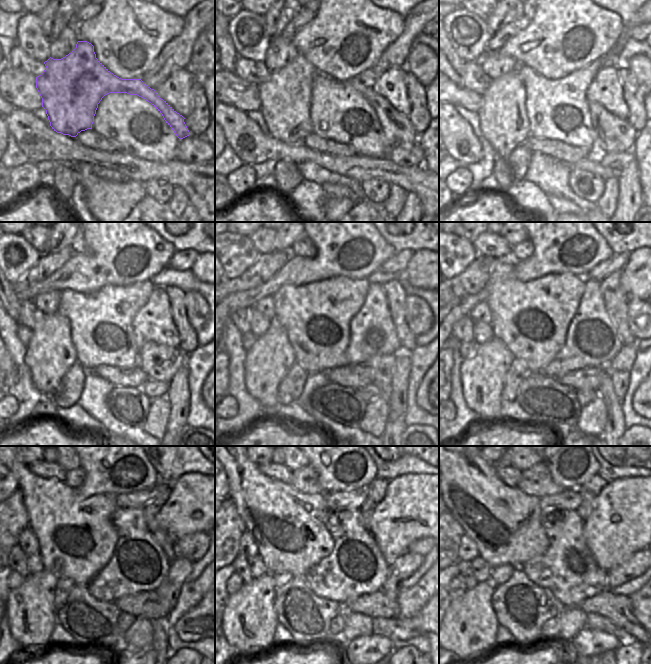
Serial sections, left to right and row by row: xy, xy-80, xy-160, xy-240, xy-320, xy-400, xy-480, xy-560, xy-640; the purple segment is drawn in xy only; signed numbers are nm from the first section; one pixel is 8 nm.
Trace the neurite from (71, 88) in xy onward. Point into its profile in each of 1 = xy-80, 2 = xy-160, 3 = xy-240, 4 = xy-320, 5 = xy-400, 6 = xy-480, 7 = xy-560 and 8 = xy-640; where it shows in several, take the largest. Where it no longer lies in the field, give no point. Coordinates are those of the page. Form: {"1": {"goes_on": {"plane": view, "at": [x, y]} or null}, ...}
{"1": {"goes_on": {"plane": "xy-80", "at": [285, 97]}}, "2": {"goes_on": {"plane": "xy-160", "at": [504, 123]}}, "3": {"goes_on": {"plane": "xy-240", "at": [50, 353]}}, "4": {"goes_on": {"plane": "xy-320", "at": [267, 362]}}, "5": {"goes_on": {"plane": "xy-400", "at": [482, 376]}}, "6": {"goes_on": {"plane": "xy-480", "at": [30, 610]}}, "7": {"goes_on": {"plane": "xy-560", "at": [249, 621]}}, "8": {"goes_on": {"plane": "xy-640", "at": [468, 629]}}}

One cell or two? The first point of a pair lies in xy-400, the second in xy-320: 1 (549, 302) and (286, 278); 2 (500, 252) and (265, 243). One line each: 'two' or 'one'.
1: two
2: one

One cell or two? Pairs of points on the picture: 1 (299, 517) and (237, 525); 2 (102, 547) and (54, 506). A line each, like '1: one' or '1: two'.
1: two
2: one

